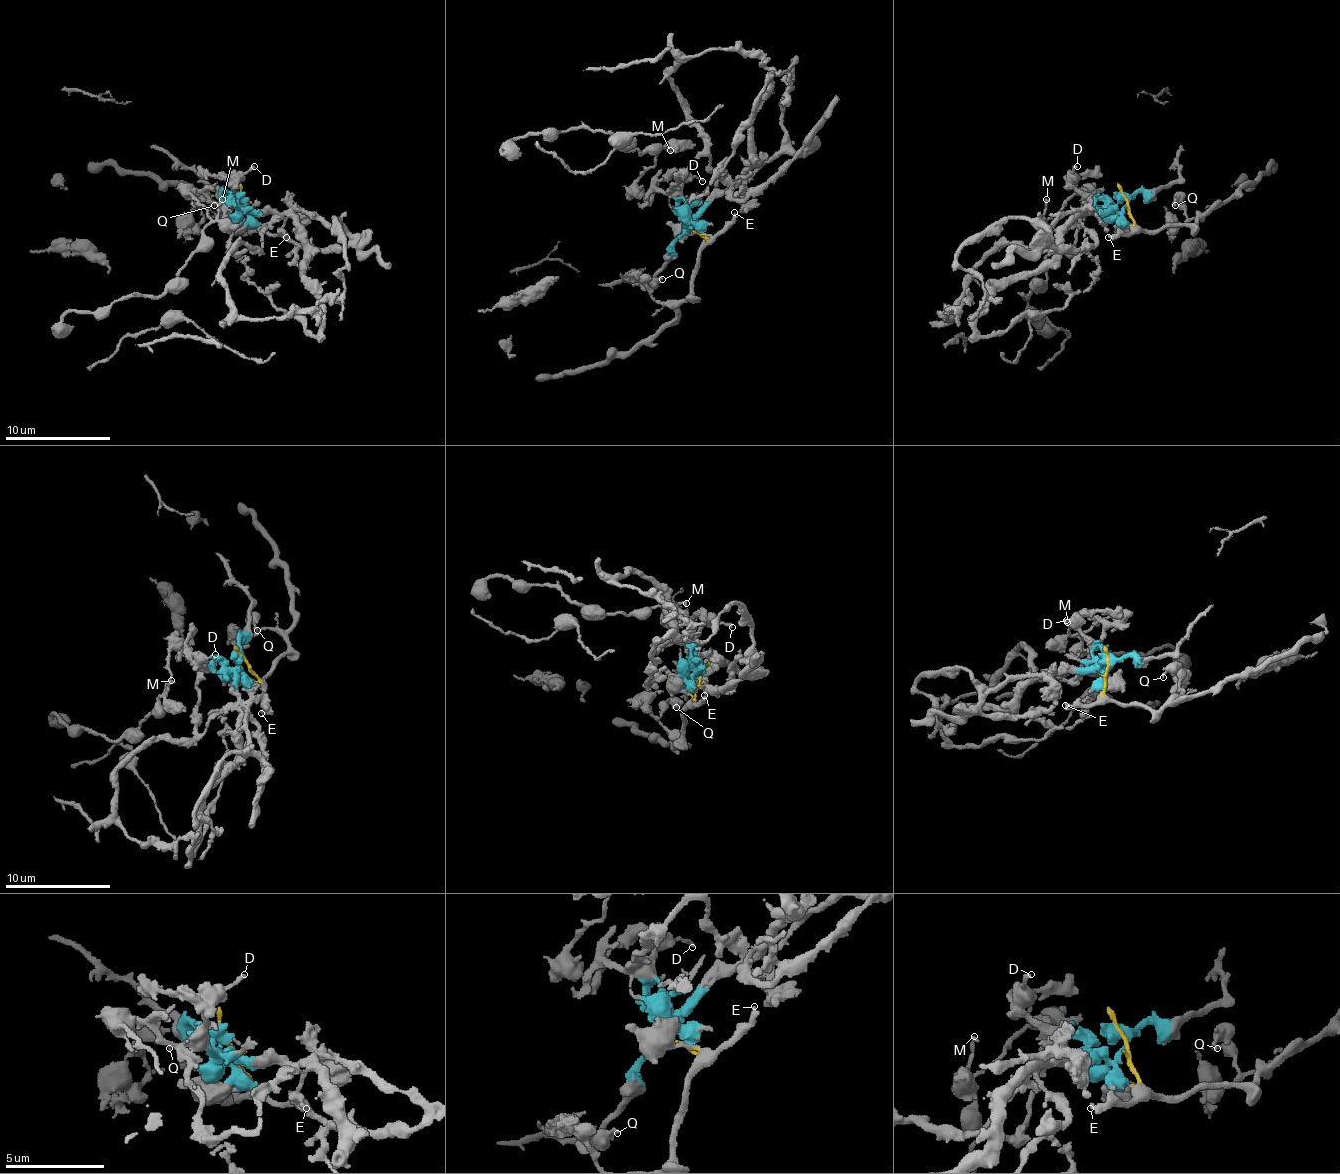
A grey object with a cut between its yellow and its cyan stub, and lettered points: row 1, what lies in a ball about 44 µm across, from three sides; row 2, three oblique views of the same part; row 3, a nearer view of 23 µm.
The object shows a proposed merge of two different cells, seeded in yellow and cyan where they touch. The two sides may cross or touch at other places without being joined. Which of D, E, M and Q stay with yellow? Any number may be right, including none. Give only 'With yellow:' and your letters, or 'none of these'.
With yellow: E, Q

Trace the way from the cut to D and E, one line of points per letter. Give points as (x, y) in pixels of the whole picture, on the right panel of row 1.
D: (1123, 198), (1108, 201), (1102, 195), (1081, 193), (1073, 185), (1076, 166)
E: (1123, 198), (1134, 227), (1126, 235), (1108, 237)

